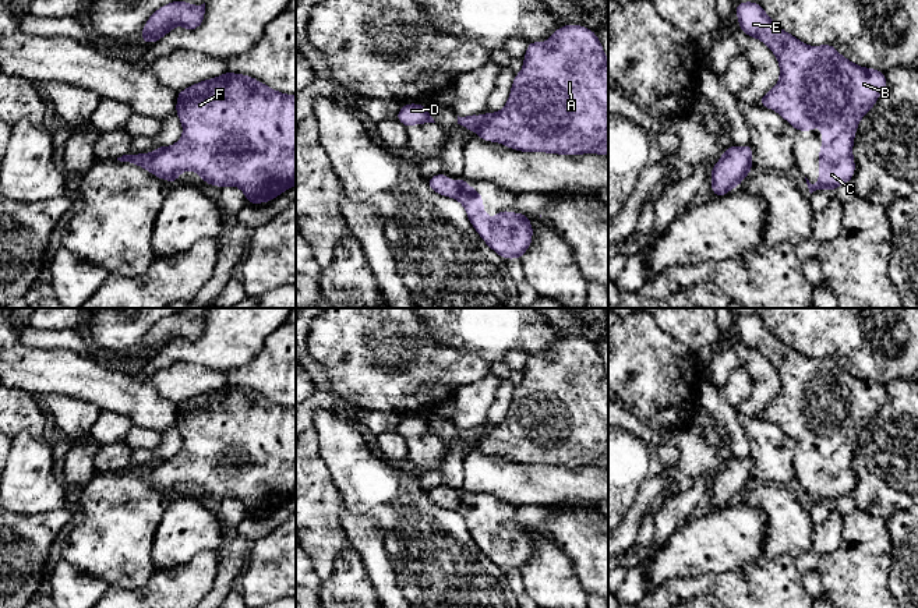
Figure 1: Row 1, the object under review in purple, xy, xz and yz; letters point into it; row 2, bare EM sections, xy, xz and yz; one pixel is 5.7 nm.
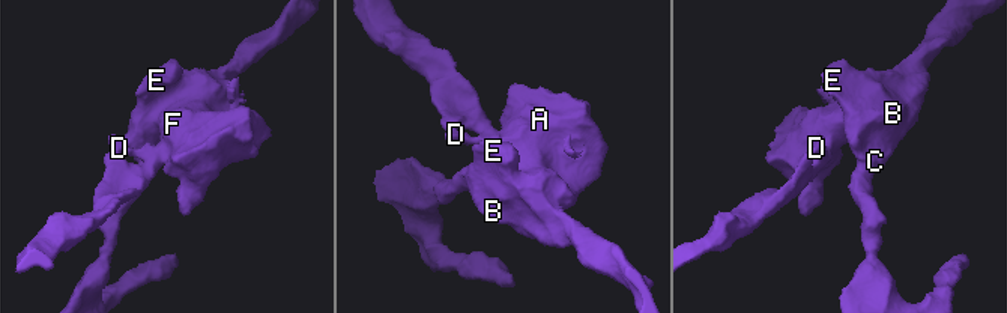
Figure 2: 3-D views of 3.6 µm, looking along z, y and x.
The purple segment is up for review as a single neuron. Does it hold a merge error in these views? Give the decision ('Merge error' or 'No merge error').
No merge error

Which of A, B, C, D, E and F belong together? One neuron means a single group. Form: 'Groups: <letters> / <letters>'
Groups: A B C D E F

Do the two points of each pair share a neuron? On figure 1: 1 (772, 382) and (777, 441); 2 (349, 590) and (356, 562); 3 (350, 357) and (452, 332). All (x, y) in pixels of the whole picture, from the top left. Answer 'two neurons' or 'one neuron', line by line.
1: one neuron
2: one neuron
3: two neurons

